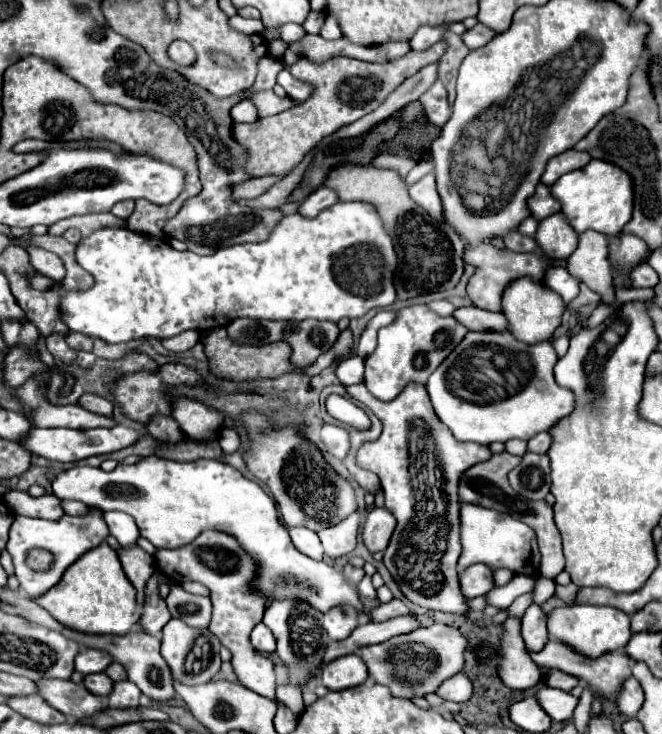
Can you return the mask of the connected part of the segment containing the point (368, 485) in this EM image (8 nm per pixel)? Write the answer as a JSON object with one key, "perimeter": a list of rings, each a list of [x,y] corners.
{"perimeter":[[[351,436],[351,450],[349,450],[349,456],[345,458],[345,464],[347,468],[351,470],[351,474],[355,476],[355,480],[359,482],[359,486],[363,486],[367,492],[377,492],[379,490],[379,478],[371,472],[371,470],[363,470],[357,466],[355,462],[355,456],[357,456],[357,444],[353,442],[353,436]]]}

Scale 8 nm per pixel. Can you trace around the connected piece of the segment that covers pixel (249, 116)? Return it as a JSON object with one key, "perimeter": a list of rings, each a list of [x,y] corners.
{"perimeter":[[[243,100],[243,102],[239,102],[231,112],[233,112],[231,116],[233,116],[235,122],[255,122],[255,120],[259,118],[253,100]]]}

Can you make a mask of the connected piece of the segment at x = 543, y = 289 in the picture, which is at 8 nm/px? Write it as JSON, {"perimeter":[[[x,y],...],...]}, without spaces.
{"perimeter":[[[531,278],[515,280],[505,290],[505,296],[503,296],[503,314],[509,320],[511,334],[527,344],[549,340],[553,336],[555,328],[561,324],[563,310],[565,310],[565,304],[561,300],[561,296],[555,296],[555,292],[549,290],[547,286],[535,284]]]}

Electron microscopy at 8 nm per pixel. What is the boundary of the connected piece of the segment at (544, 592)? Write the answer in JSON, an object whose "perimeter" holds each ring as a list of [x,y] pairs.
{"perimeter":[[[539,578],[539,582],[533,588],[533,600],[535,604],[543,604],[545,600],[549,600],[555,594],[555,582],[547,580],[547,578]]]}

